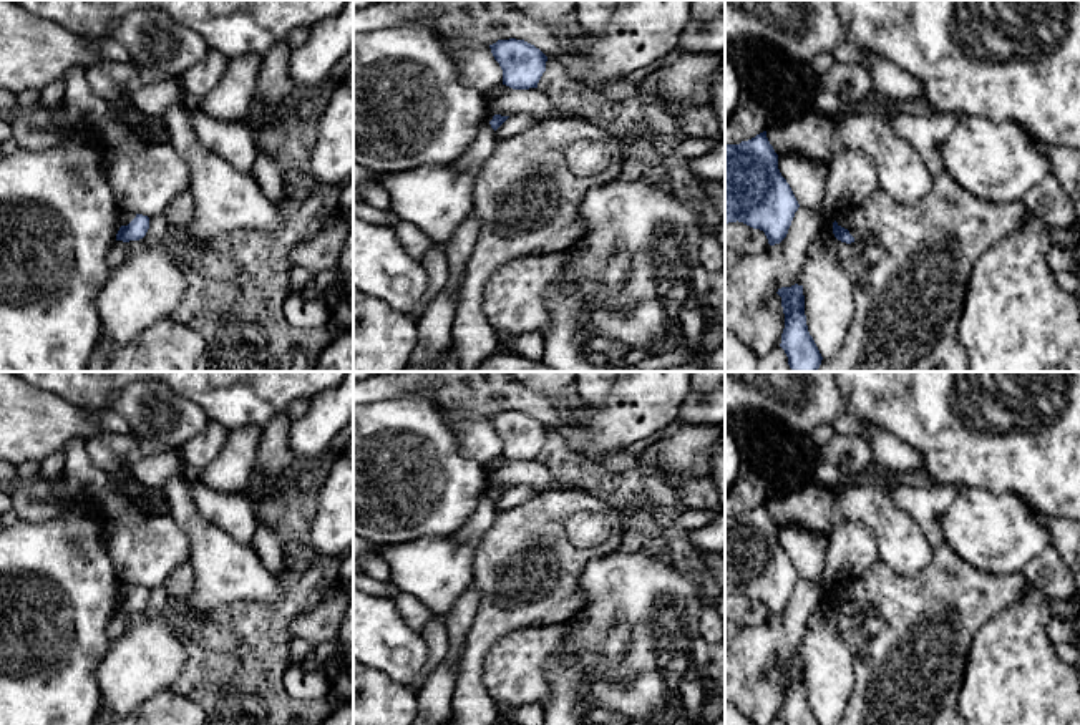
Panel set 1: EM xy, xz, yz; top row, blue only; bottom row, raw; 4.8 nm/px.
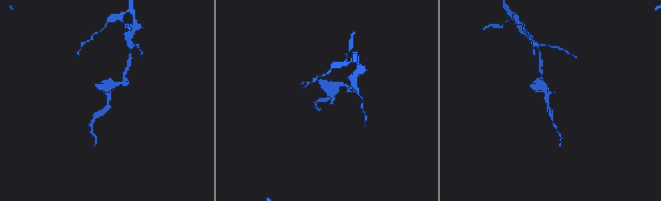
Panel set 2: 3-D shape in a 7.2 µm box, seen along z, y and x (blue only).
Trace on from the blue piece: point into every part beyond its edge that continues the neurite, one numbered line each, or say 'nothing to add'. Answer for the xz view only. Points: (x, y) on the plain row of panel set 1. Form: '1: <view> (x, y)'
nothing to add

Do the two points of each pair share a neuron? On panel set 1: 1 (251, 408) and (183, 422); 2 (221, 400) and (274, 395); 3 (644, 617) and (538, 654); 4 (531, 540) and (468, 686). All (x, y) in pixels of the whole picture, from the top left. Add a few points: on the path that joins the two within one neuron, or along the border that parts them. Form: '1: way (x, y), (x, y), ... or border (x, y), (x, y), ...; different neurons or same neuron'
1: border (178, 394), (191, 398), (209, 420); different neurons
2: way (234, 395), (261, 395); same neuron
3: border (566, 622), (569, 637), (546, 664), (548, 682); different neurons
4: way (525, 576), (525, 581), (480, 637), (476, 649); same neuron

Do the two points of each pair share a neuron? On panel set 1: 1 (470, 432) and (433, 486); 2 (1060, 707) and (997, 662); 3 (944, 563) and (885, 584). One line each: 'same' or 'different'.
1: different
2: same
3: same

